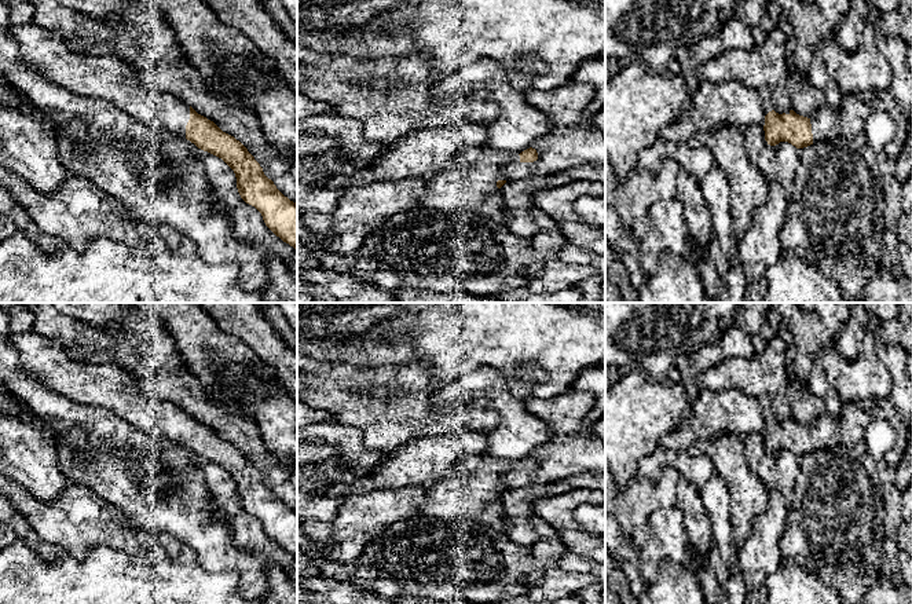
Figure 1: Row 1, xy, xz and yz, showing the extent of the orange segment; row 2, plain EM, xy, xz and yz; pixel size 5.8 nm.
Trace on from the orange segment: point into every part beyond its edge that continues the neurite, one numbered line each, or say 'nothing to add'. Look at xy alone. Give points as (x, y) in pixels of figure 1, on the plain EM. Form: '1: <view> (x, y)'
1: xy (109, 387)

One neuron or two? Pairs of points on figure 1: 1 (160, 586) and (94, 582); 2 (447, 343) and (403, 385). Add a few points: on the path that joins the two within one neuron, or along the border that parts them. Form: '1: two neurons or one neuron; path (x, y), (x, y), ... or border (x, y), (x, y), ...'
1: one neuron; path (143, 586), (110, 586)
2: two neurons; border (414, 362), (422, 362), (429, 369), (436, 390)

